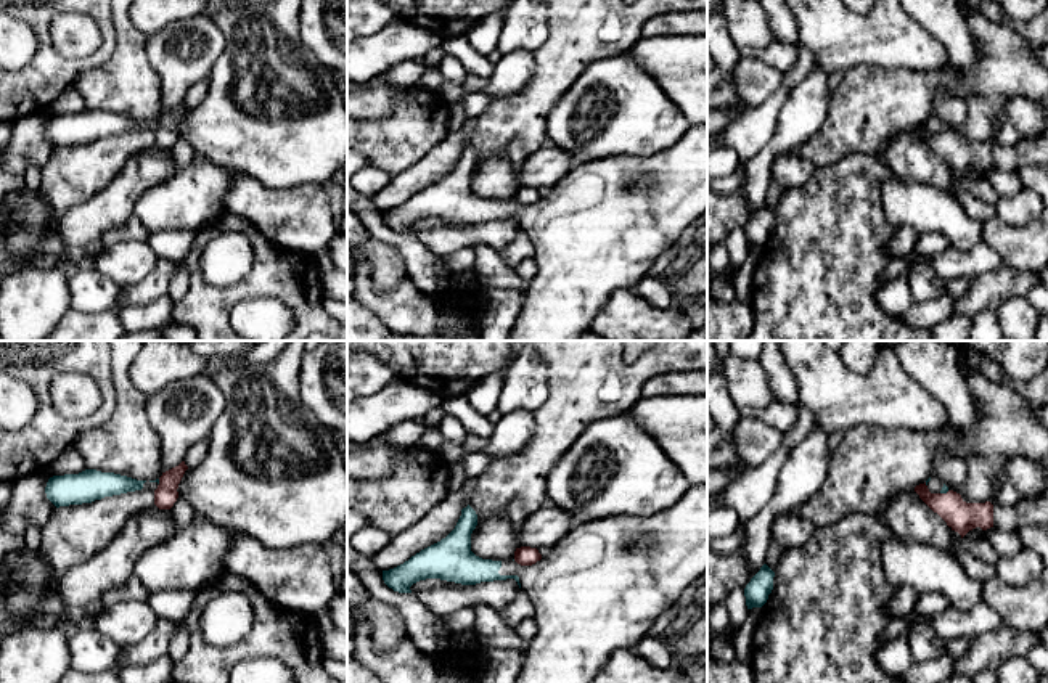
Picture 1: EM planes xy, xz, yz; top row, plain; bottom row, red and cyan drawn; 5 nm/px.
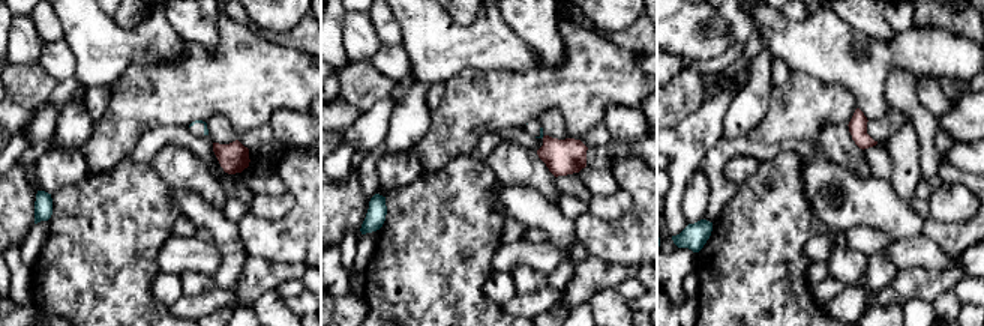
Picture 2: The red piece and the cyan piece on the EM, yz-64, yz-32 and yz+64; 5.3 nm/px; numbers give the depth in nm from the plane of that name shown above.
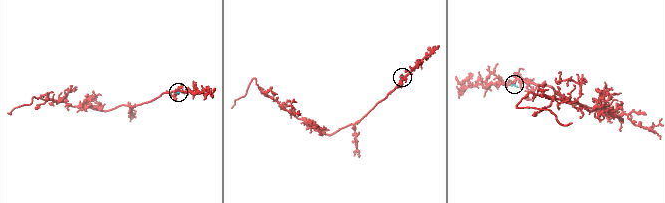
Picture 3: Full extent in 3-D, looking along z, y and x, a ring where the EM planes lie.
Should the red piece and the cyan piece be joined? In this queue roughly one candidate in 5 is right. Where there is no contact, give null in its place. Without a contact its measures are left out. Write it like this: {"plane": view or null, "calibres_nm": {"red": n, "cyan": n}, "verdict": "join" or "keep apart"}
{"plane": "yz", "calibres_nm": {"red": 150, "cyan": 30}, "verdict": "keep apart"}

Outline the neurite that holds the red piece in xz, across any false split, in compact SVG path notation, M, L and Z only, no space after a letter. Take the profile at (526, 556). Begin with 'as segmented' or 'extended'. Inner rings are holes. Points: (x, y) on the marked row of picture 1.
as segmented; M521 546L514 551L514 561L521 566L532 566L542 559L542 554L537 548Z

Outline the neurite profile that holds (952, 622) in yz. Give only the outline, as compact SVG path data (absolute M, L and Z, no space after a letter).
M984 601L969 611L948 607L944 612L923 616L911 611L907 616L892 619L884 632L886 641L905 638L916 619L923 619L940 640L977 636L1003 625L1000 614Z

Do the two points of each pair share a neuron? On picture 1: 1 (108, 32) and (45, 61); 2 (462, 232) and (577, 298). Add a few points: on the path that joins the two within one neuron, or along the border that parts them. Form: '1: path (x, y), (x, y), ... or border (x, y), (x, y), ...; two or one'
1: path (102, 52), (87, 65), (65, 65); one
2: border (511, 217), (460, 224); two

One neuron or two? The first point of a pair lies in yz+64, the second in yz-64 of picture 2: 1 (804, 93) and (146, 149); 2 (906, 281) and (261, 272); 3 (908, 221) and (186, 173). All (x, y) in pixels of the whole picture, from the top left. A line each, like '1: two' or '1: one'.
1: two
2: one
3: two

